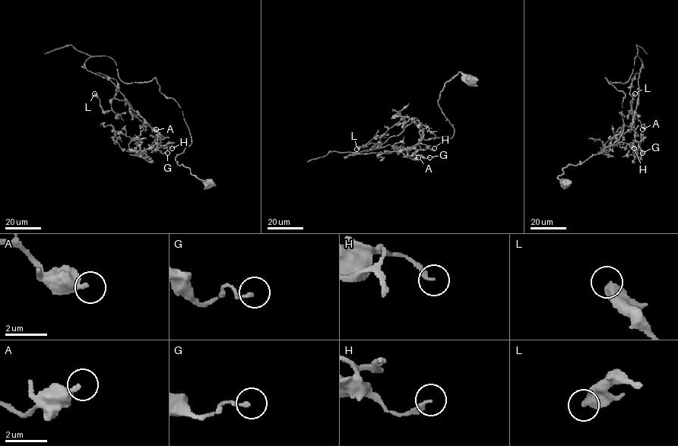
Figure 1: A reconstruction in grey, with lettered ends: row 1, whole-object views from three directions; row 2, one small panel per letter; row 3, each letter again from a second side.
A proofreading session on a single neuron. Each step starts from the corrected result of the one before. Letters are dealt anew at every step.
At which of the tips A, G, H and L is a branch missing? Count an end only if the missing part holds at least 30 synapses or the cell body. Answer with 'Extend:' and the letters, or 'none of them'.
Extend: none of them

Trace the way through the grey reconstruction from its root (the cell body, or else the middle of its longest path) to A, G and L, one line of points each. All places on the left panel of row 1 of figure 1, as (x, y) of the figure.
A: (209, 183), (175, 160), (191, 136), (156, 78), (125, 83), (90, 56), (156, 129)
G: (209, 183), (175, 160), (191, 136), (156, 78), (125, 83), (90, 56), (167, 153)
L: (209, 183), (175, 160), (191, 136), (156, 77), (90, 56), (112, 110), (94, 93)

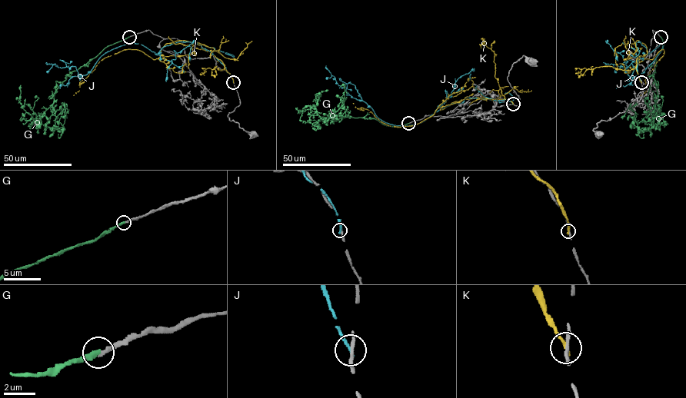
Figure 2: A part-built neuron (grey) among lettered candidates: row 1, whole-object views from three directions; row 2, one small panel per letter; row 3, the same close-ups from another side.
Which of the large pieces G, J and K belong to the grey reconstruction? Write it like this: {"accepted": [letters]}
{"accepted": ["G"]}

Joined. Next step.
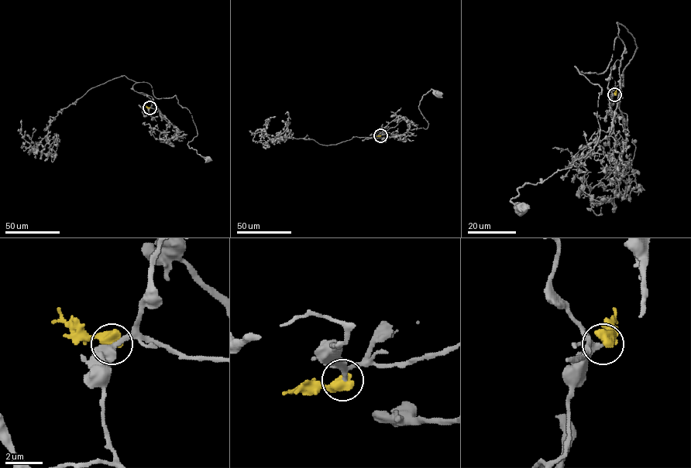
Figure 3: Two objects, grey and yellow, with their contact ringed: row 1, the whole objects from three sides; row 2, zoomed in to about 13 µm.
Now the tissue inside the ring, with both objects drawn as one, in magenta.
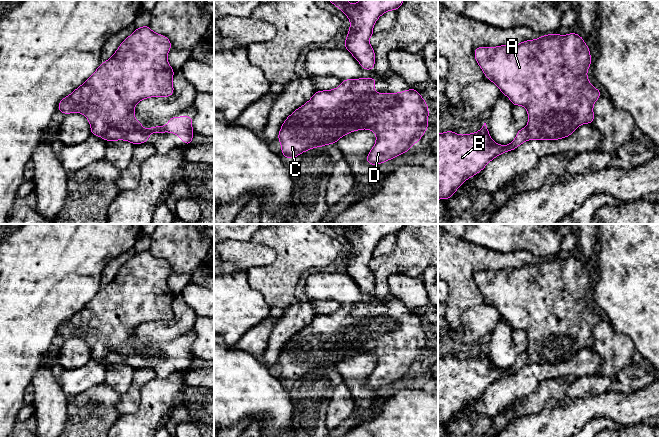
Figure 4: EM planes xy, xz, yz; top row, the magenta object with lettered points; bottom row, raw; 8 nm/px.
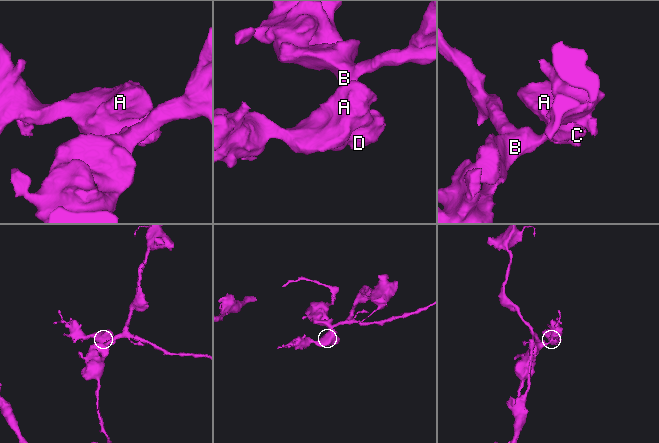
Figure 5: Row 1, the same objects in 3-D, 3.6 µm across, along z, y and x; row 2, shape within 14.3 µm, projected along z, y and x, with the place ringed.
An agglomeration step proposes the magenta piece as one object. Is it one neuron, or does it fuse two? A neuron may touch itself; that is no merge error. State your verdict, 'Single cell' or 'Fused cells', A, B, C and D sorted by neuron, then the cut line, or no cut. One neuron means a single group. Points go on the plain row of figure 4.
Single cell. Groups: A B C D. No split

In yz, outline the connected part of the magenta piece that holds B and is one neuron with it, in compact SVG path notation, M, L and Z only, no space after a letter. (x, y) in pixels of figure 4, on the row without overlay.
M571 256L565 260L557 257L542 259L538 263L515 269L477 271L474 280L486 302L492 305L514 330L521 329L527 333L528 348L526 352L518 354L516 362L506 370L492 364L486 347L476 357L458 359L454 355L446 355L438 358L438 424L451 422L467 403L478 398L495 381L515 374L526 364L558 364L570 360L581 348L592 349L595 341L593 329L601 321L600 314L594 312L587 302L587 294L591 290L589 271L576 257Z

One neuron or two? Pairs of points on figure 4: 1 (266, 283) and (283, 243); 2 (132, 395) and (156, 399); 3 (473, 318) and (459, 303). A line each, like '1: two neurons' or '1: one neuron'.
1: one neuron
2: two neurons
3: two neurons

